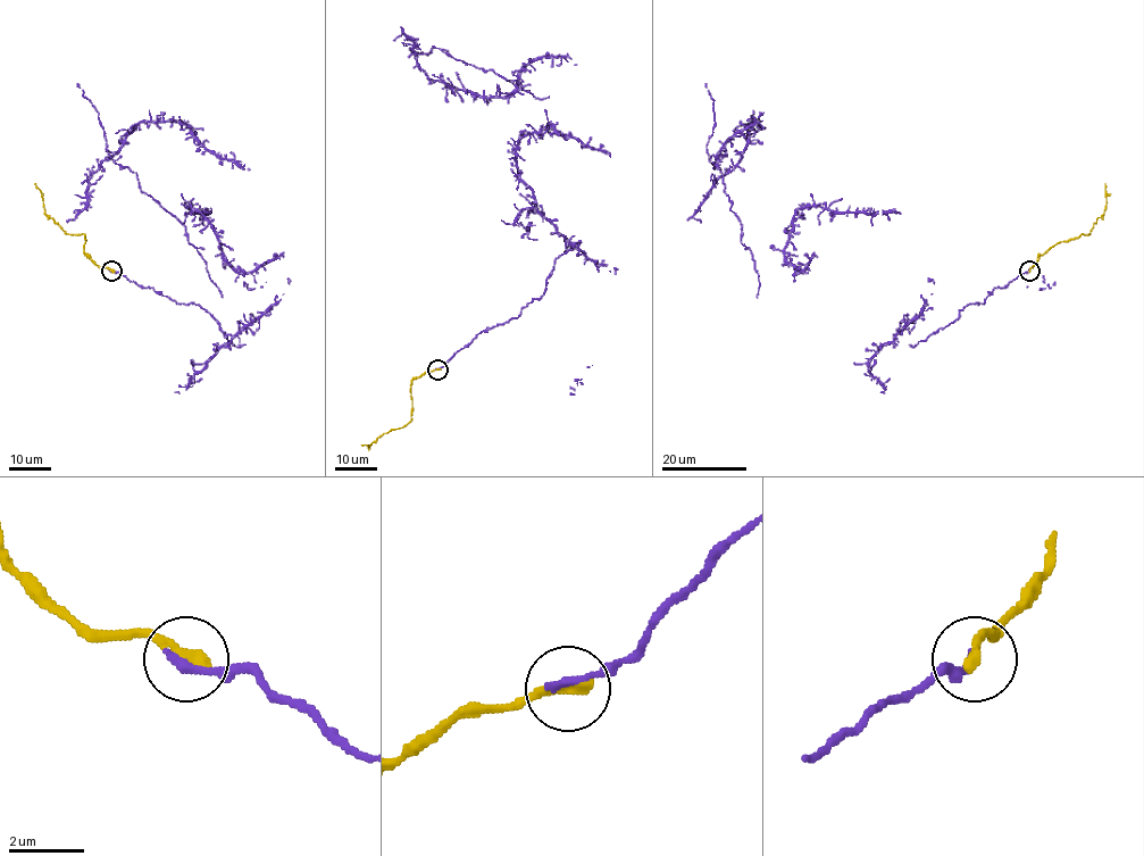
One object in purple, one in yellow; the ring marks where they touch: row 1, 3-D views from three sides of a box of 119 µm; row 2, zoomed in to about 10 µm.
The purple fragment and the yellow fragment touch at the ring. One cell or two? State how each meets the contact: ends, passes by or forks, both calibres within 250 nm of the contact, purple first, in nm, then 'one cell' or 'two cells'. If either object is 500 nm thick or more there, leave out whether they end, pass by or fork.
purple ends there; yellow ends there; 240 nm thick on the purple side, 360 nm on the other; one cell

